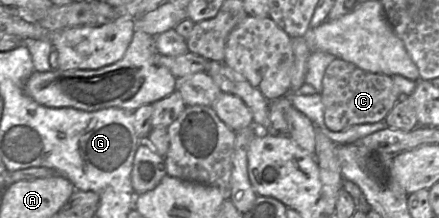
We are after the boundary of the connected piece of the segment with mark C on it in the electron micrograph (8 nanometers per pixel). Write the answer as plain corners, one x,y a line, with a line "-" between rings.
336,58
327,67
322,86
324,121
332,131
342,131
353,125
384,121
402,98
392,76
365,71
356,65

